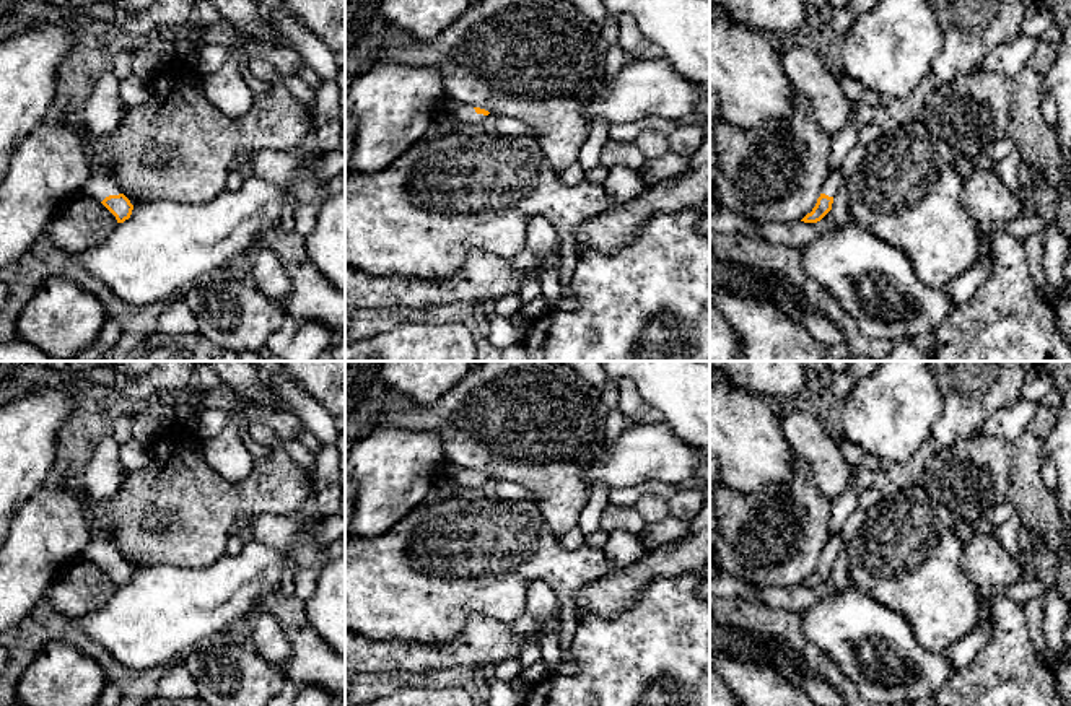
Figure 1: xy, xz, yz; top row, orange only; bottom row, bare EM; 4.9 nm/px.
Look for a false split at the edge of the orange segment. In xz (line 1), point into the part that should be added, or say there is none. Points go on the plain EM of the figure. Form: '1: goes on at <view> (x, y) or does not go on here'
1: goes on at xz (463, 479)

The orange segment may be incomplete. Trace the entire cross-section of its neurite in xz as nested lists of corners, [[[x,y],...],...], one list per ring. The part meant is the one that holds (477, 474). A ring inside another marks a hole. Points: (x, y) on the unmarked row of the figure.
[[[459,468],[457,472],[449,473],[448,477],[449,477],[451,483],[454,485],[454,495],[449,498],[461,498],[462,490],[483,488],[487,480],[490,478],[485,473],[472,472],[467,468]]]

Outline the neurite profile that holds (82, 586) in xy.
[[[80,556],[59,571],[44,599],[59,613],[78,618],[104,605],[116,591],[116,581],[101,566]]]

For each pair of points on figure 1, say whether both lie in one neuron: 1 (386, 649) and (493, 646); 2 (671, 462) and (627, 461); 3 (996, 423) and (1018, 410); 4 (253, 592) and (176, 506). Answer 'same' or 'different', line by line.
1: same
2: same
3: same
4: different

